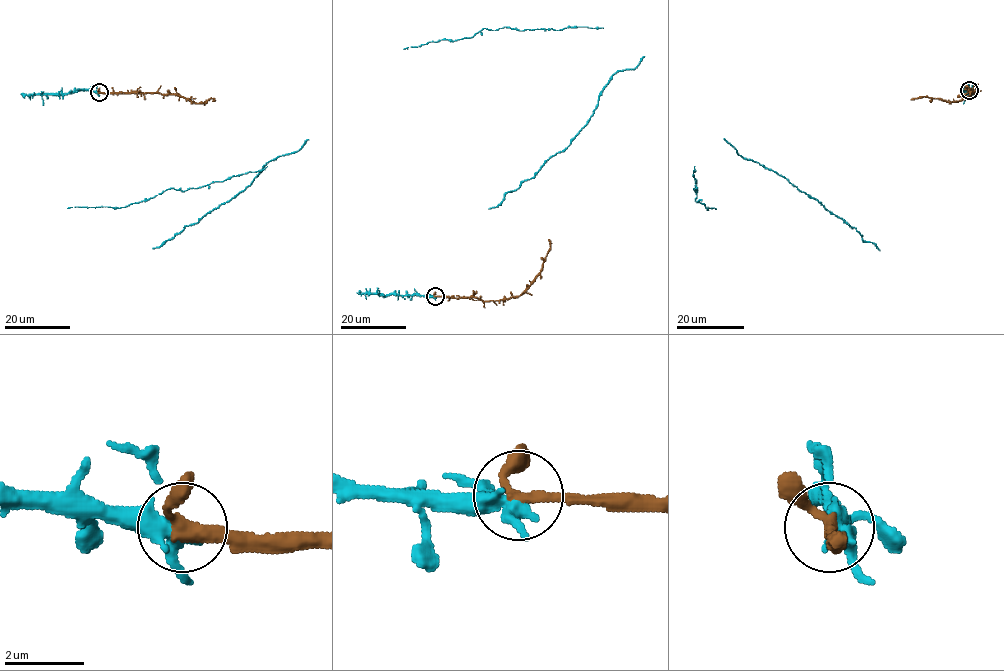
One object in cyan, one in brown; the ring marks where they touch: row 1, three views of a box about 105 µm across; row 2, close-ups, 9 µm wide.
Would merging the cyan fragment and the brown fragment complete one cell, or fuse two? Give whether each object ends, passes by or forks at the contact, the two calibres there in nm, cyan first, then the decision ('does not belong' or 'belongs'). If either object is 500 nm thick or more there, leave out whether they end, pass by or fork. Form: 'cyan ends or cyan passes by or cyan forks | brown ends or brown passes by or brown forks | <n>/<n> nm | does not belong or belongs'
cyan forks | brown passes by | 320/300 nm | belongs

